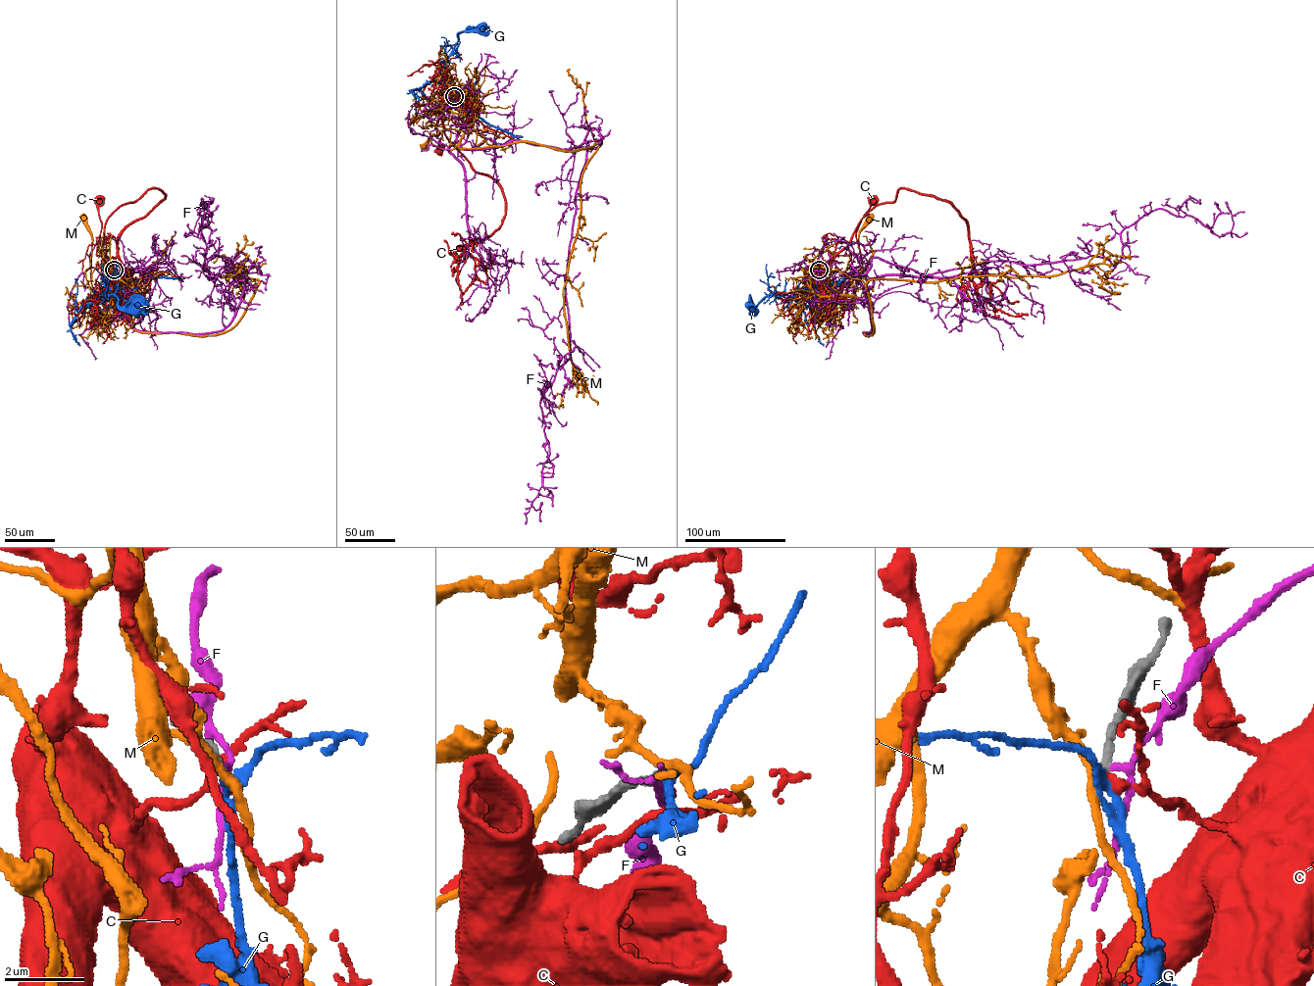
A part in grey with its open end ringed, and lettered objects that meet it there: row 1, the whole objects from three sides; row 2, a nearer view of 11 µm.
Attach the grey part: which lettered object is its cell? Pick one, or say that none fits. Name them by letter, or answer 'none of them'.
G

